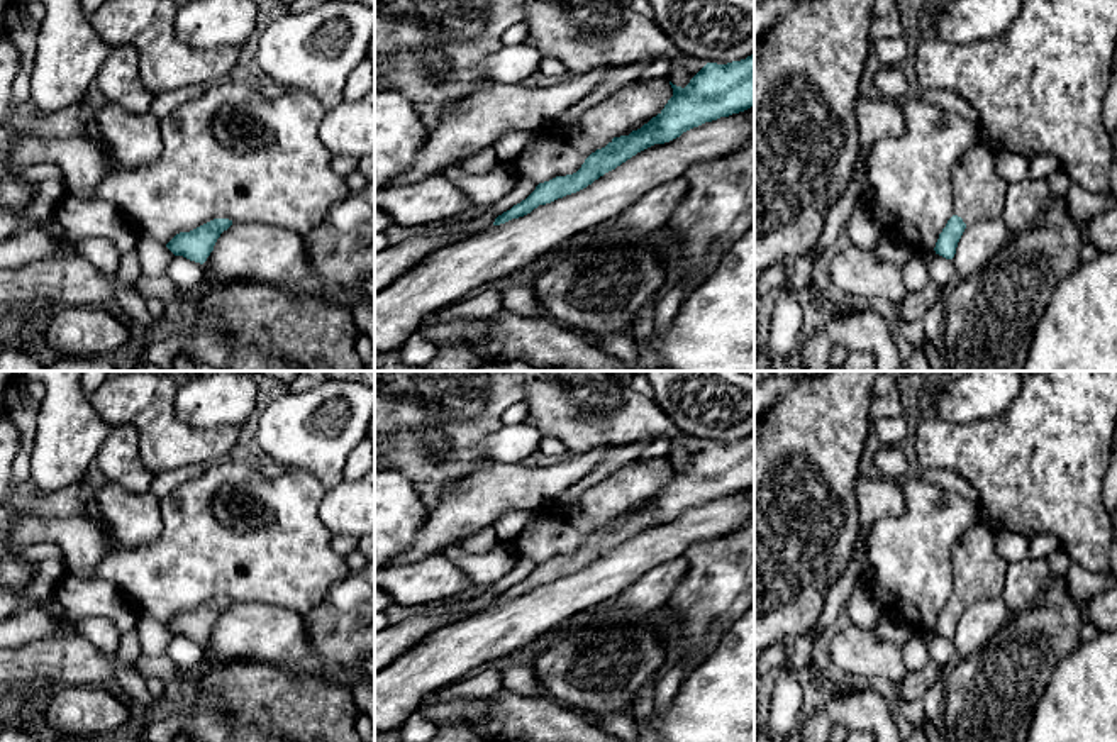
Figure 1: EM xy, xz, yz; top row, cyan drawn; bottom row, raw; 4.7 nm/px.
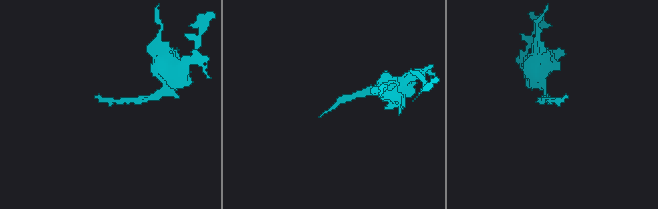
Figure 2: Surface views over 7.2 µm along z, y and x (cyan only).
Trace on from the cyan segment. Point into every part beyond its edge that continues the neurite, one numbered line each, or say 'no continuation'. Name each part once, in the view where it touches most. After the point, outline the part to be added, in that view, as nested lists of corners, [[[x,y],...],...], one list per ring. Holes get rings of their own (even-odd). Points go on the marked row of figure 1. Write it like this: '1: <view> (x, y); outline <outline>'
1: yz (978, 192); outline [[[981,142],[956,161],[954,212],[966,225],[1002,217],[1007,183],[995,171],[995,154]]]

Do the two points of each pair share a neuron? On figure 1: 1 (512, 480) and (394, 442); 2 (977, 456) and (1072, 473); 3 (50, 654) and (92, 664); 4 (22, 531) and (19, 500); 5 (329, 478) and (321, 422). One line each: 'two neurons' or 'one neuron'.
1: two neurons
2: one neuron
3: one neuron
4: two neurons
5: one neuron

